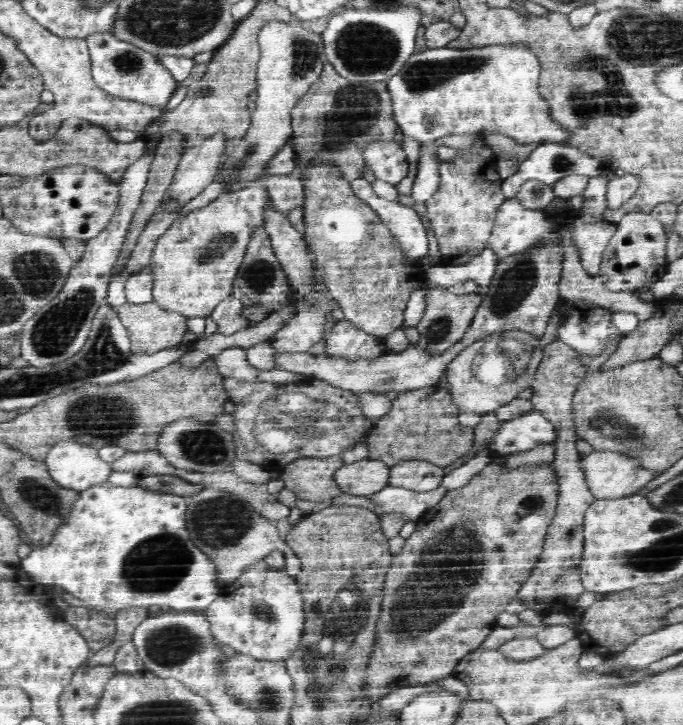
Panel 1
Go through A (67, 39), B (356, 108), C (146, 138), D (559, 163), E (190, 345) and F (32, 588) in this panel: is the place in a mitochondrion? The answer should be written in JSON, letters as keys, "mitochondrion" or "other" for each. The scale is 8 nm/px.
{"A":"other","B":"mitochondrion","C":"other","D":"mitochondrion","E":"other","F":"other"}

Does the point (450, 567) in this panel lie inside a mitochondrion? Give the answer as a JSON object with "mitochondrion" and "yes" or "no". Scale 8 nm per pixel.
{"mitochondrion":"yes"}

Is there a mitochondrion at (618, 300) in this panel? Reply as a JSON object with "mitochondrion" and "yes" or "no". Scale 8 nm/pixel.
{"mitochondrion":"no"}

